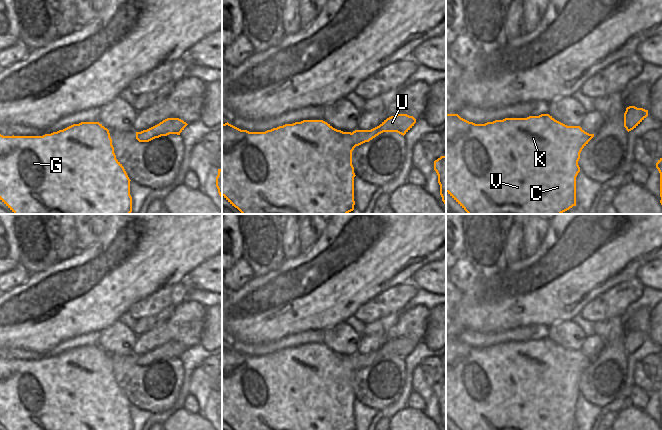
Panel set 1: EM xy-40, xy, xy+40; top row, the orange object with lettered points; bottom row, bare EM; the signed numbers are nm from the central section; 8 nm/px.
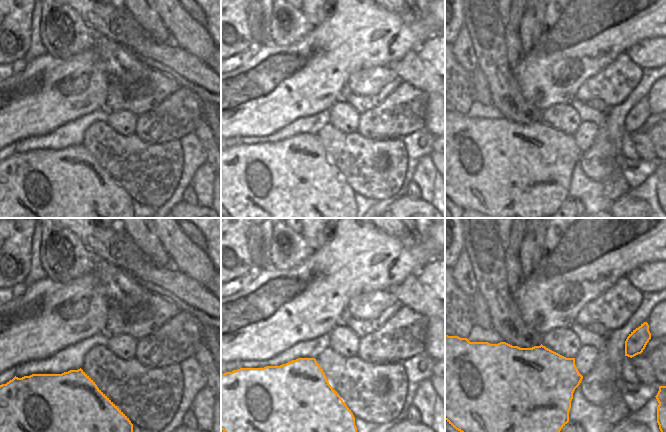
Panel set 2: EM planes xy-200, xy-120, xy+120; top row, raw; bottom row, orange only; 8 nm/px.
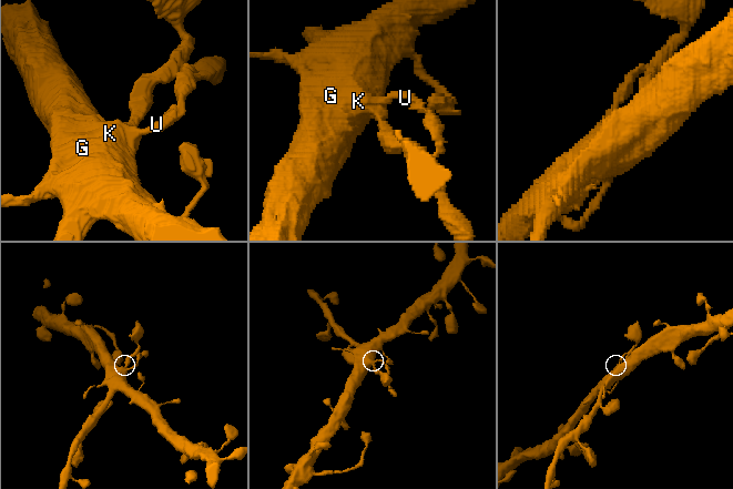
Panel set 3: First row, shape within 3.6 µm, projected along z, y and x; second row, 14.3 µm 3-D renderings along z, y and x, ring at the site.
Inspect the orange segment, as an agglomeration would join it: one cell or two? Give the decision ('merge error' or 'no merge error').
merge error

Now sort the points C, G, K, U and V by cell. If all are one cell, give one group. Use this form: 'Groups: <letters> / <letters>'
Groups: C G K V / U.

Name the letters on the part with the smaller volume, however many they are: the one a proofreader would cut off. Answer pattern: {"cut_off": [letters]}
{"cut_off": ["U"]}

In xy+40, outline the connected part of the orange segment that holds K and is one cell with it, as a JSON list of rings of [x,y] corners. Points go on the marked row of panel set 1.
[[[446,113],[446,192],[468,214],[562,214],[576,206],[576,177],[580,172],[578,161],[582,149],[590,140],[590,134],[580,126],[567,126],[549,114],[527,118],[505,118],[485,124],[475,124],[461,118],[458,114]]]

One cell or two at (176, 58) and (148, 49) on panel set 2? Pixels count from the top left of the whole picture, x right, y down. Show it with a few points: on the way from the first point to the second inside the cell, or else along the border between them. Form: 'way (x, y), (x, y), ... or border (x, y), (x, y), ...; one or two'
way (169, 58), (155, 55); one

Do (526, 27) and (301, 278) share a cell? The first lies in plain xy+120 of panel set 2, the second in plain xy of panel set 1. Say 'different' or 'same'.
different

